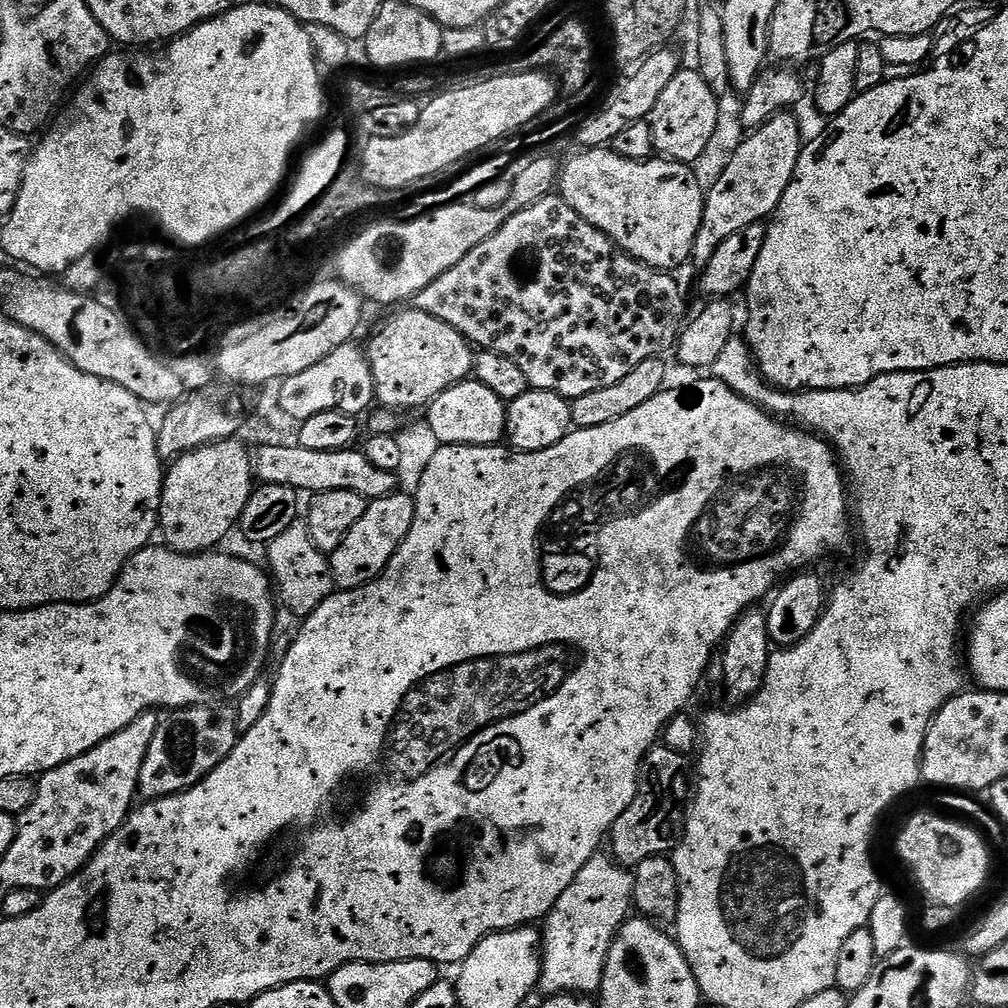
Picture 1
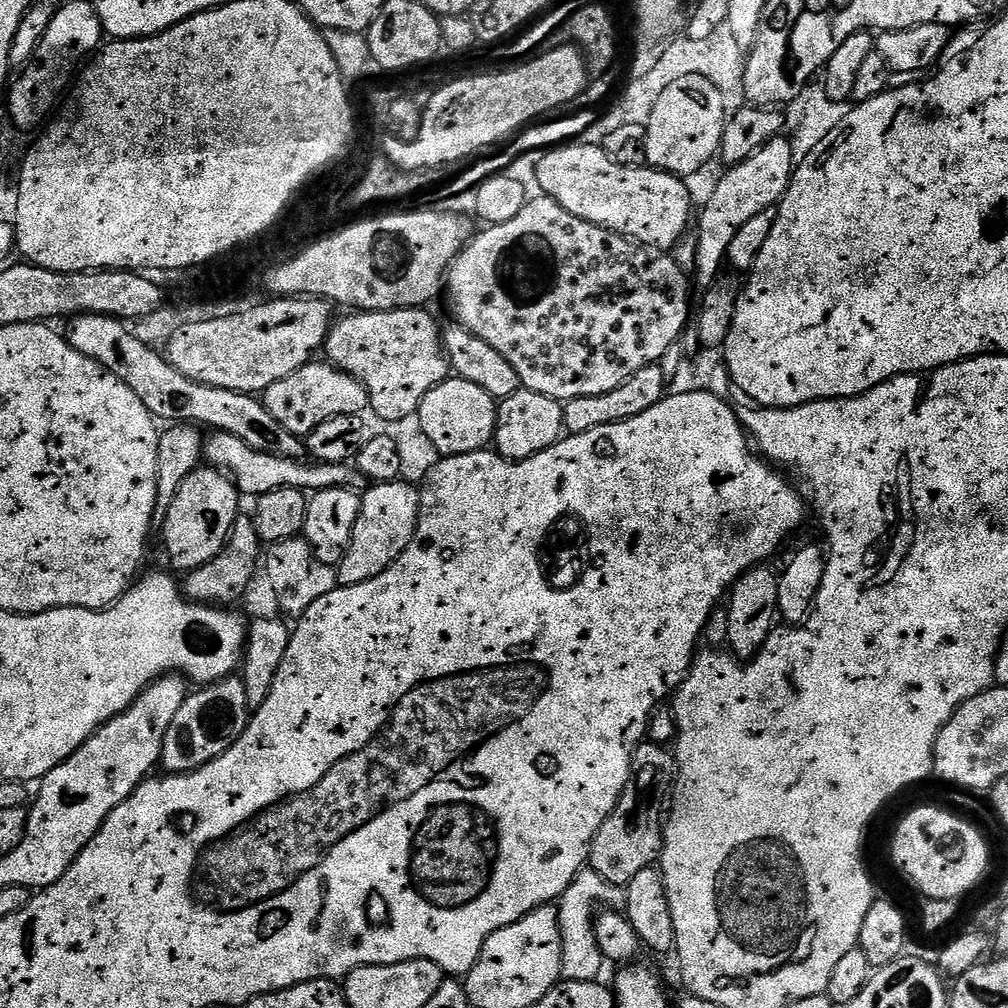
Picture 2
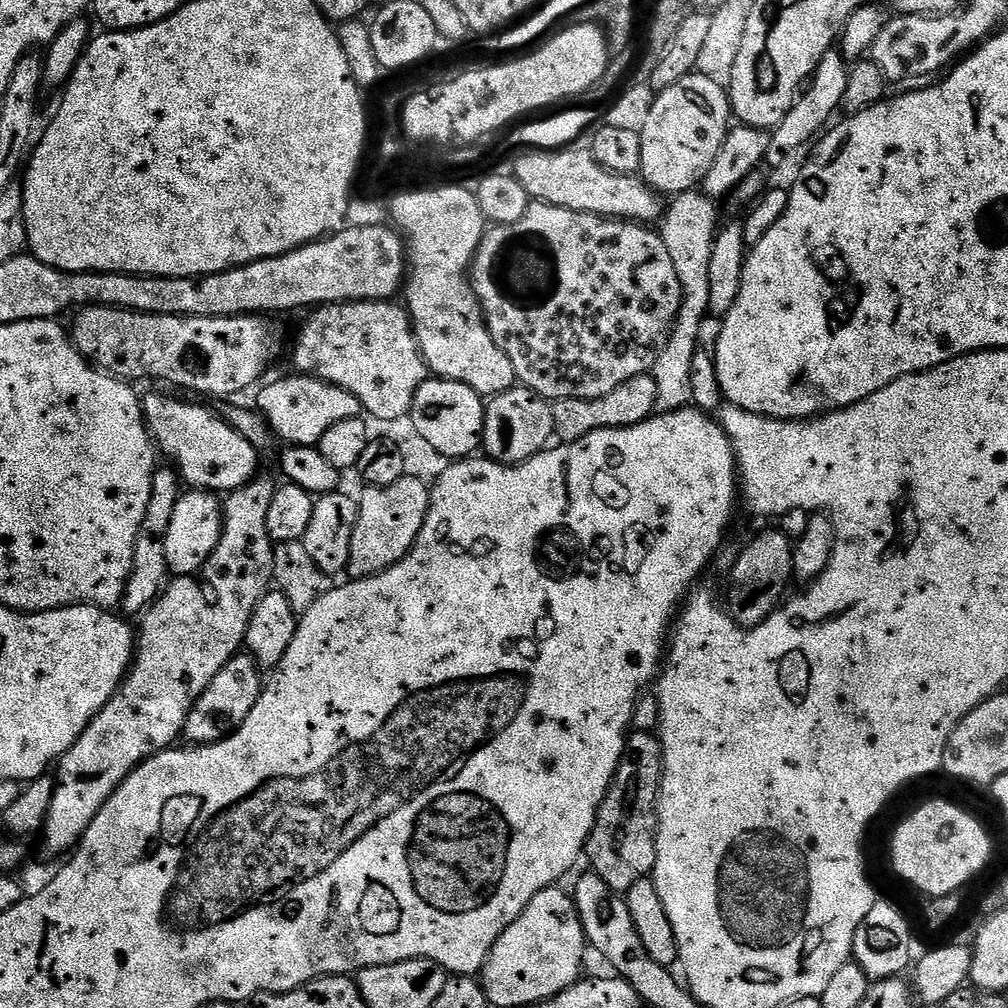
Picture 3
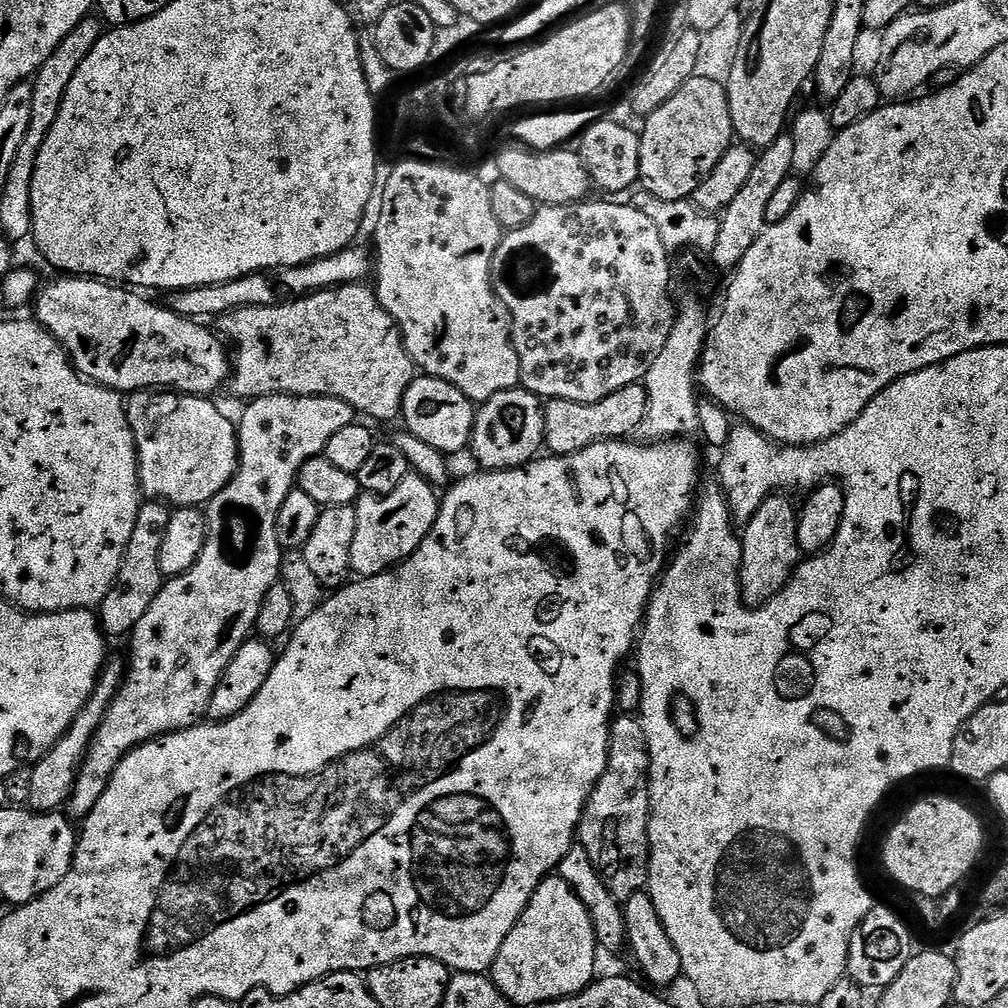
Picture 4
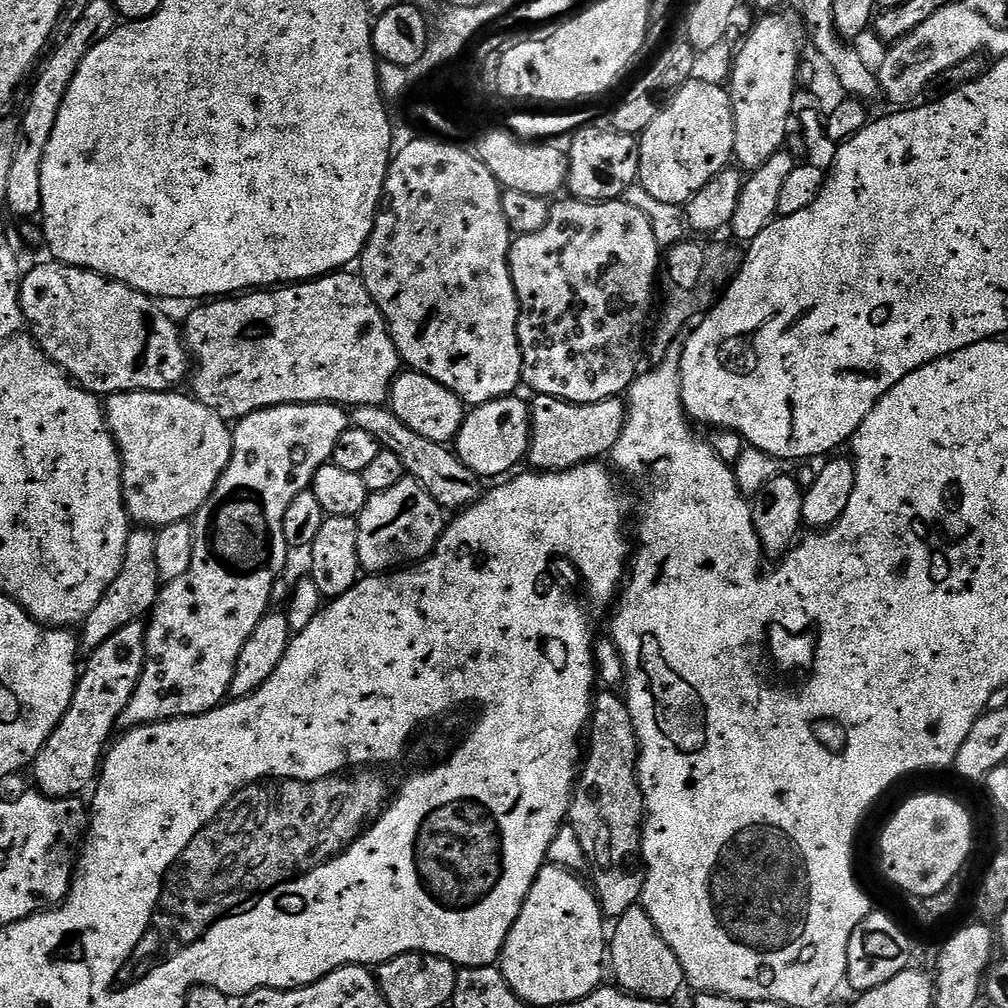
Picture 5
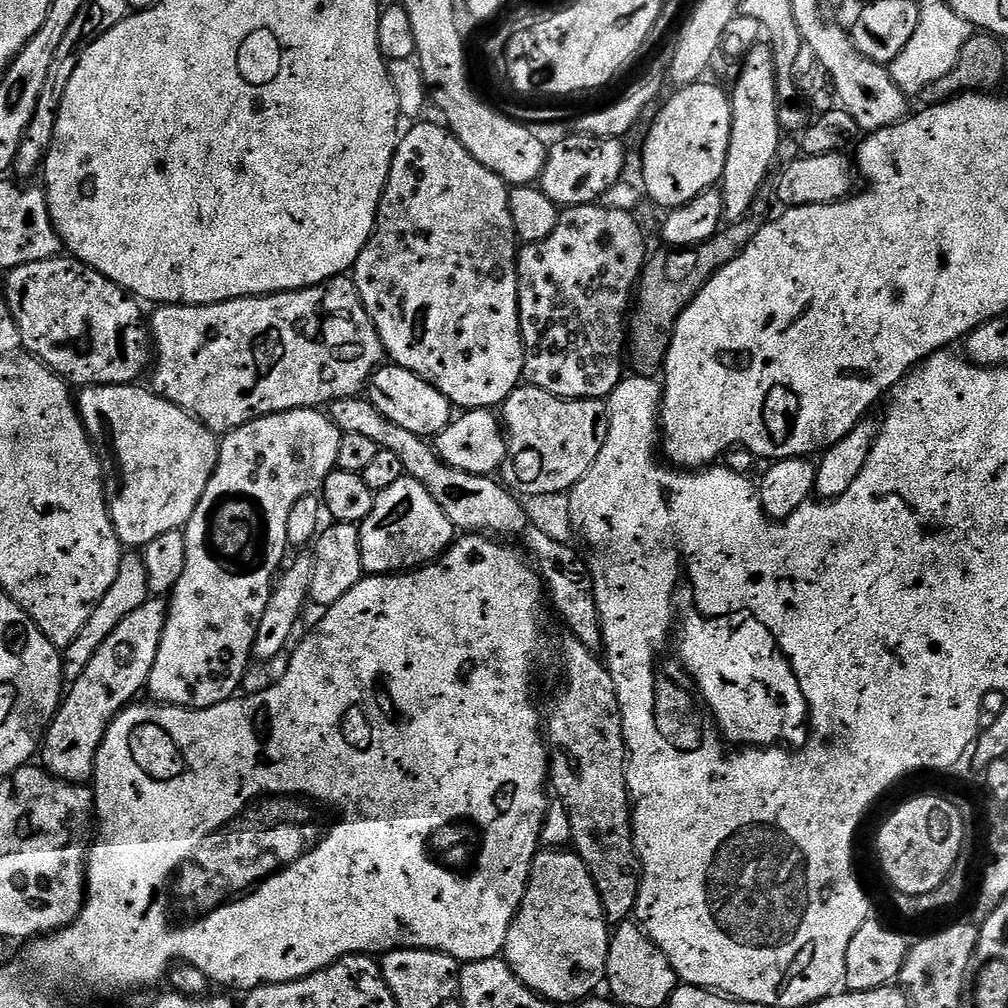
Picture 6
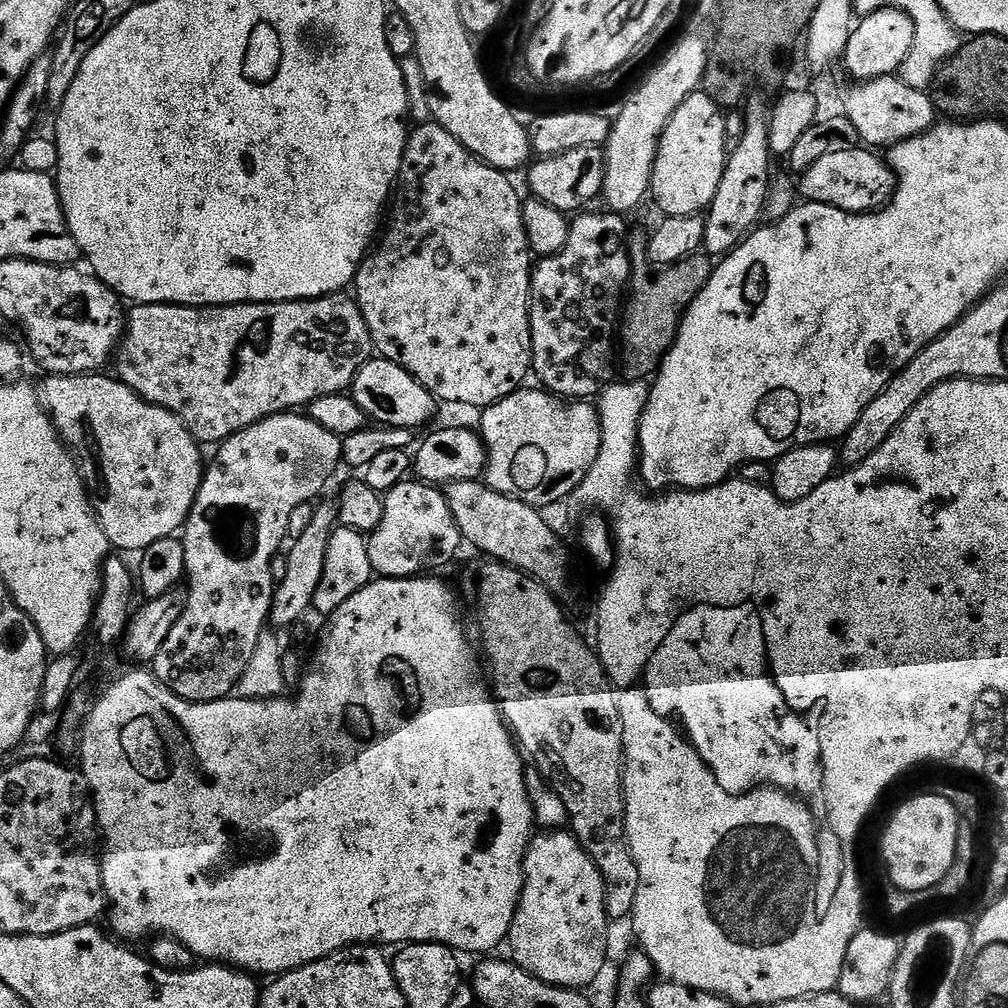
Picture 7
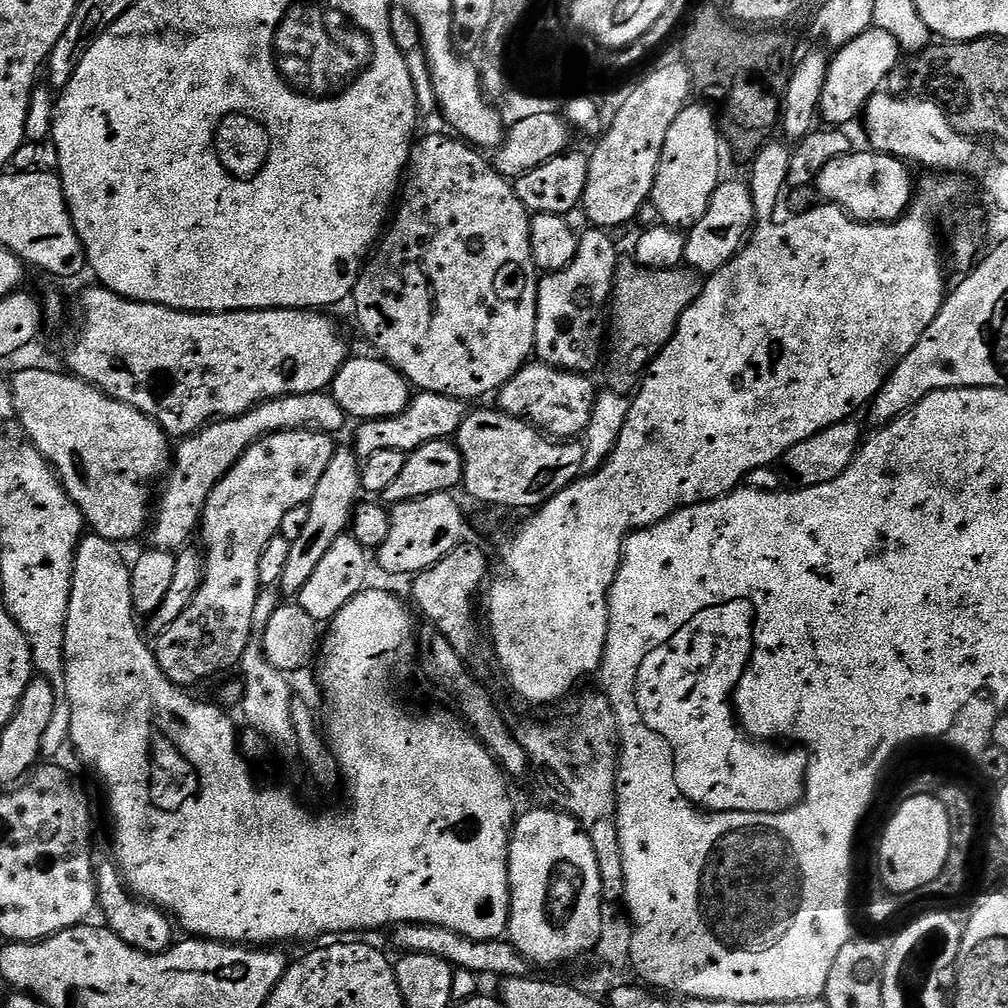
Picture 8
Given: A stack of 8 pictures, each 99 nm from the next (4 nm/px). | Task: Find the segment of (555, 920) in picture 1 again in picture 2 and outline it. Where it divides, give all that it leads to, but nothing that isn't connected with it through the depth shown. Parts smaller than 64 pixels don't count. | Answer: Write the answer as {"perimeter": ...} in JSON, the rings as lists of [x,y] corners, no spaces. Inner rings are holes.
{"perimeter":[[[585,870],[577,876],[575,882],[564,891],[558,901],[560,914],[560,933],[562,934],[562,976],[566,980],[601,979],[600,971],[606,967],[606,961],[596,937],[597,909],[601,906],[620,906],[624,903],[625,889],[611,884],[599,873]]]}

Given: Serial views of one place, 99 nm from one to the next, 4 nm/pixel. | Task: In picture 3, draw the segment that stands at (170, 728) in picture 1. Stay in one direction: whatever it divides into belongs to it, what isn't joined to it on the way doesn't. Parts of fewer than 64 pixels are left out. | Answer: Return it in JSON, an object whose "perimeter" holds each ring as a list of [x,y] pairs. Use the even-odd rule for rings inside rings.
{"perimeter":[[[248,654],[233,656],[230,662],[226,662],[226,666],[222,666],[222,670],[218,670],[218,674],[214,674],[214,682],[206,686],[198,702],[194,702],[186,718],[186,726],[182,733],[183,739],[192,746],[216,744],[224,737],[238,731],[242,722],[246,722],[250,710],[254,710],[260,697],[261,687],[262,671],[255,660]]]}

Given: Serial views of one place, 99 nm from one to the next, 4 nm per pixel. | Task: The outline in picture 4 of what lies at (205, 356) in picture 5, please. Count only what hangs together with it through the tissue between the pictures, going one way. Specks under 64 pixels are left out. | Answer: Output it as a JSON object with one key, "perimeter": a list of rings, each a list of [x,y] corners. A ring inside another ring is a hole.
{"perimeter":[[[364,282],[324,288],[284,304],[239,308],[219,317],[218,324],[219,335],[234,349],[230,360],[230,389],[244,402],[260,396],[333,396],[349,404],[359,415],[361,412],[369,416],[364,417],[369,421],[399,421],[406,390],[410,390],[418,376],[395,318],[380,305],[375,291]]]}

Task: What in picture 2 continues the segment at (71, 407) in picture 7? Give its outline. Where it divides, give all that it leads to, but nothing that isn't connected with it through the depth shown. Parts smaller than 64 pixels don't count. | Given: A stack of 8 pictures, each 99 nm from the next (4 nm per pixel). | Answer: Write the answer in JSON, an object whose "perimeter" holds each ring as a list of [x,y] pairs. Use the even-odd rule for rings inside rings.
{"perimeter":[[[213,431],[204,445],[204,456],[211,467],[232,477],[237,492],[245,497],[252,496],[251,498],[259,498],[262,494],[270,494],[270,490],[279,488],[298,488],[309,493],[320,492],[323,488],[356,488],[362,481],[361,475],[351,465],[321,464],[294,456],[259,452],[254,450],[254,446],[246,446],[242,438],[234,438],[234,434],[229,432]]]}

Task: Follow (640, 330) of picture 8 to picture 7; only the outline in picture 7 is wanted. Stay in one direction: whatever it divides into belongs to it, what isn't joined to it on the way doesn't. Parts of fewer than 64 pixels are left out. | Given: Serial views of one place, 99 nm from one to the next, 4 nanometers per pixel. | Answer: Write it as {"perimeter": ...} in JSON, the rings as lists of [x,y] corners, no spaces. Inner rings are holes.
{"perimeter":[[[693,254],[686,260],[657,268],[648,262],[633,263],[632,275],[628,277],[626,299],[622,304],[622,319],[618,324],[618,372],[619,375],[620,372],[624,375],[621,377],[625,381],[647,381],[659,369],[664,355],[672,349],[672,344],[676,341],[676,331],[680,329],[680,322],[688,313],[688,307],[692,305],[694,298],[698,298],[698,294],[712,277],[713,265],[707,262],[709,263],[703,255]]]}

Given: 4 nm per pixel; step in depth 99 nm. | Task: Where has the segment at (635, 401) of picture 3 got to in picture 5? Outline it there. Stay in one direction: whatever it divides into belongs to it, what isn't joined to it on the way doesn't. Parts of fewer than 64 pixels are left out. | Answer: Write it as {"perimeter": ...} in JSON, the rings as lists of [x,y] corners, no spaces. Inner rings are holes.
{"perimeter":[[[536,396],[531,401],[532,436],[528,440],[527,463],[541,472],[564,472],[579,464],[607,457],[624,429],[626,404],[623,399],[593,404],[571,404],[558,398]]]}

